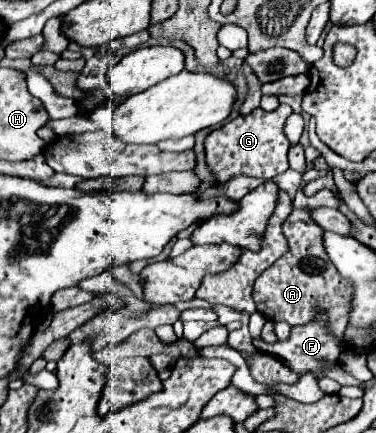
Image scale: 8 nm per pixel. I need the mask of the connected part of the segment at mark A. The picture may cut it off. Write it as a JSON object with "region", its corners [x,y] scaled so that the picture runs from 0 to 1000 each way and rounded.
{"region":[[[779,485],[769,508],[753,517],[753,540],[763,550],[769,577],[758,582],[763,591],[747,591],[726,614],[715,614],[678,651],[673,661],[673,688],[684,702],[684,721],[694,721],[710,739],[758,739],[774,753],[816,748],[832,739],[838,716],[859,711],[859,721],[875,730],[880,767],[891,776],[912,776],[923,758],[923,734],[928,734],[928,702],[939,697],[939,665],[928,665],[928,647],[902,637],[896,619],[880,610],[864,573],[859,573],[859,531],[827,508],[822,499],[827,485]]]}

